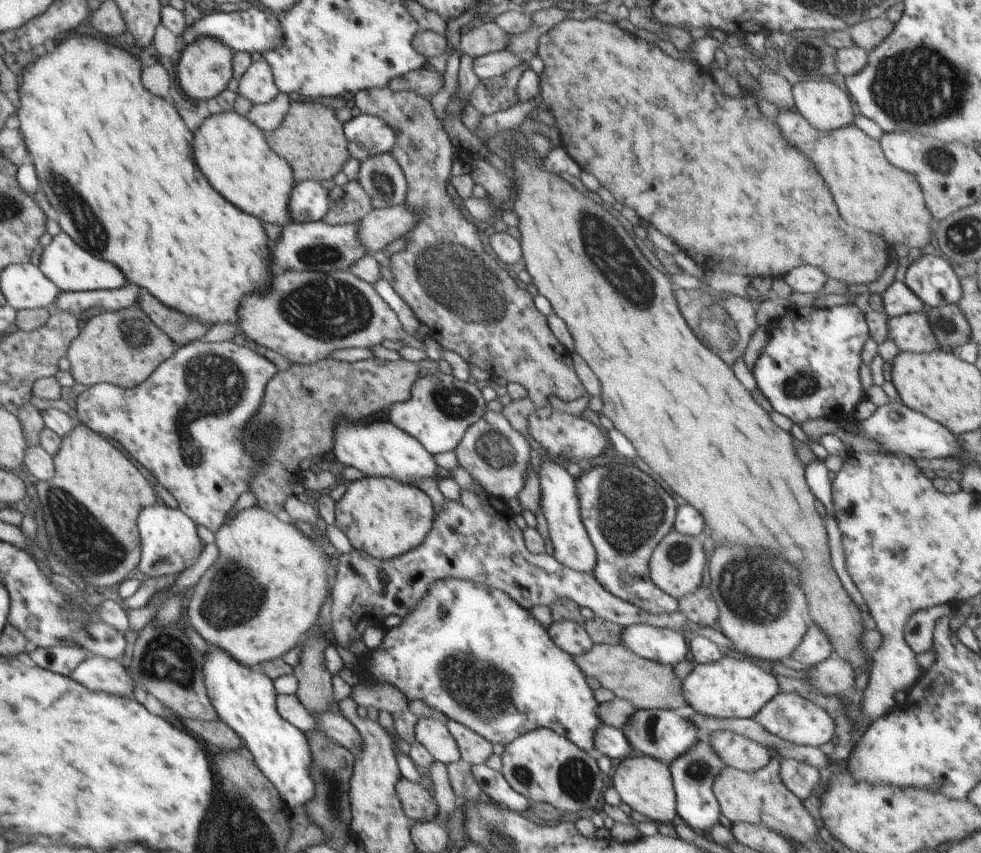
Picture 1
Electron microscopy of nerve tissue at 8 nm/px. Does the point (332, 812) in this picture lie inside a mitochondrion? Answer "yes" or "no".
yes

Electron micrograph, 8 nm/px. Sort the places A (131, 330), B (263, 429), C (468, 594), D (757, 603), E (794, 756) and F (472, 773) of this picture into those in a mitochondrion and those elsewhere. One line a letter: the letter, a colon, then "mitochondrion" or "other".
A: mitochondrion
B: mitochondrion
C: other
D: mitochondrion
E: other
F: other

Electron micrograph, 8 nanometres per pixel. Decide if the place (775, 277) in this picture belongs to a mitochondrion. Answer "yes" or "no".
no

